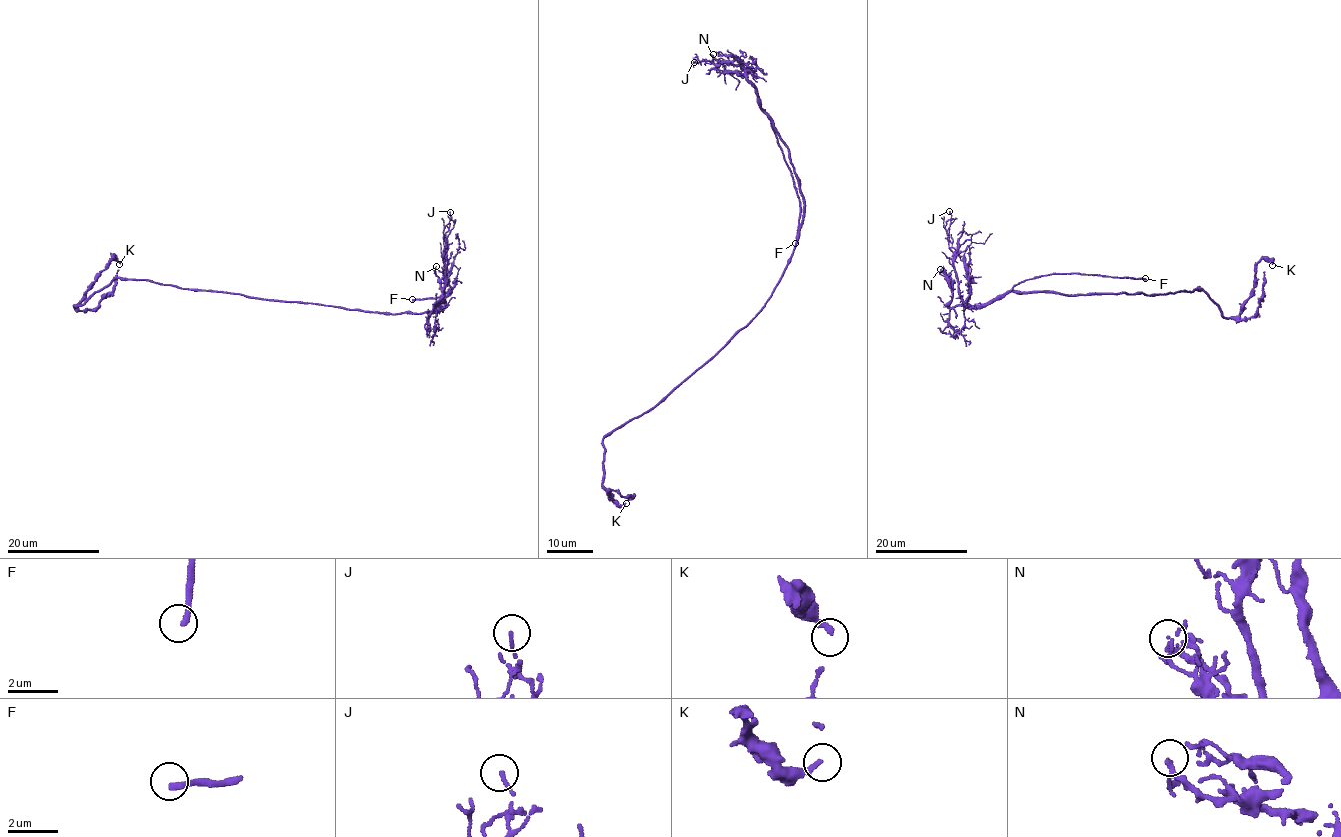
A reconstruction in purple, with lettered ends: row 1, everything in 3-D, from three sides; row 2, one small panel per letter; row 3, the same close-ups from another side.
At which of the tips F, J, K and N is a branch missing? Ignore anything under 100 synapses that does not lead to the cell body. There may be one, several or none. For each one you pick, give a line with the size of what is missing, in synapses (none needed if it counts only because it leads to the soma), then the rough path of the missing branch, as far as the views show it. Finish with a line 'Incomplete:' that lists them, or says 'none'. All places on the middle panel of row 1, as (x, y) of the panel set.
F: course (795, 243), (781, 285), (753, 323), (686, 388), (628, 433), (628, 438), (601, 460), (600, 515), (585, 545)
Incomplete: F

